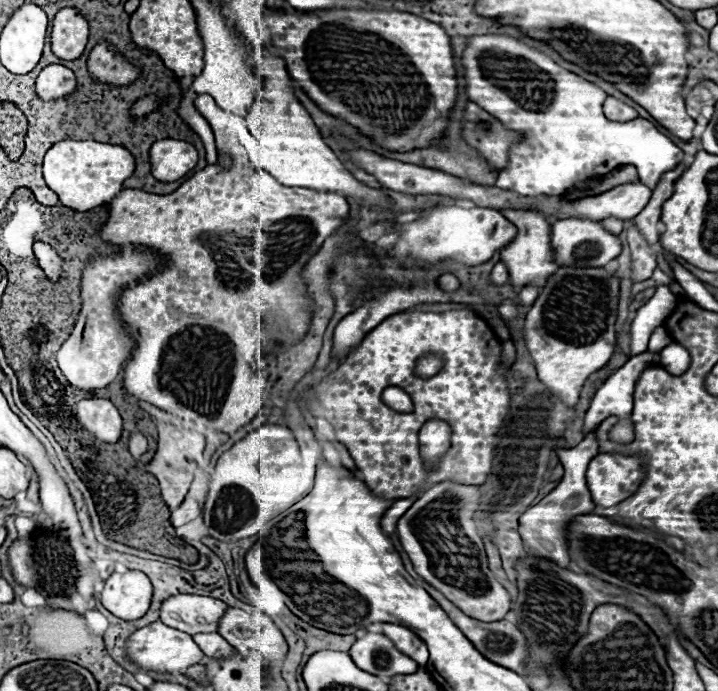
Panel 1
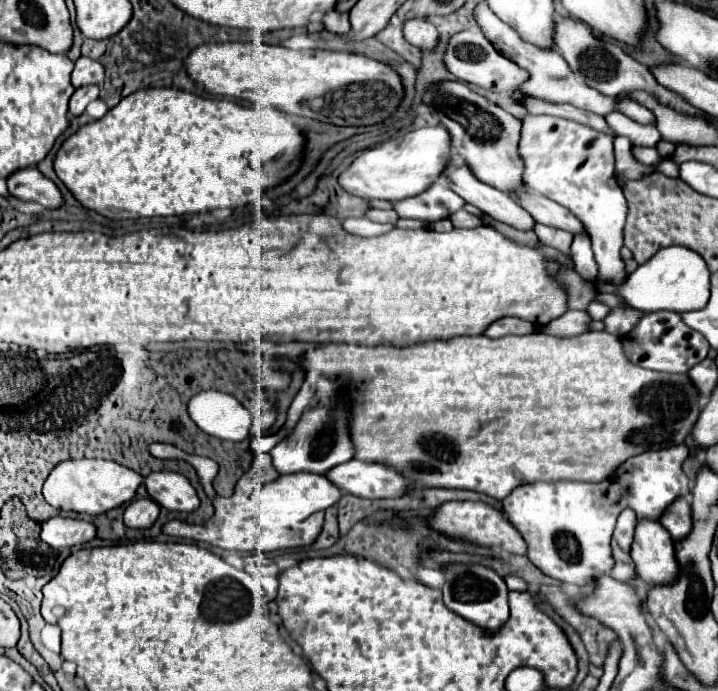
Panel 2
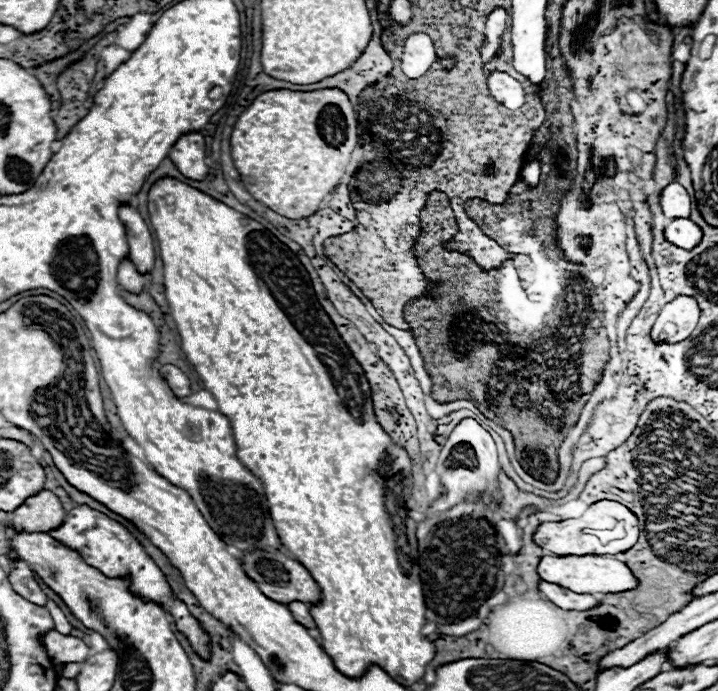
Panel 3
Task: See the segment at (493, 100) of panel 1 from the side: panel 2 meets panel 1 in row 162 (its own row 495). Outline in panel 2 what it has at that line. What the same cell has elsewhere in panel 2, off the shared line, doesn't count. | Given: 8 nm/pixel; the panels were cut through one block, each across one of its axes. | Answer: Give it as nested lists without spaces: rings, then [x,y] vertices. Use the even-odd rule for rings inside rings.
[[[684,444],[644,452],[638,456],[628,458],[624,466],[612,478],[600,484],[578,484],[578,482],[532,482],[514,488],[504,500],[502,508],[508,516],[508,520],[518,528],[518,532],[524,536],[528,544],[528,558],[532,564],[542,570],[546,576],[556,578],[560,582],[570,582],[576,586],[588,586],[598,576],[608,574],[614,566],[612,558],[612,532],[616,518],[620,510],[630,506],[638,518],[652,518],[658,520],[660,514],[666,510],[668,502],[674,502],[678,496],[684,496],[690,492],[688,488],[688,476],[682,472],[682,462],[688,456],[688,448]]]

